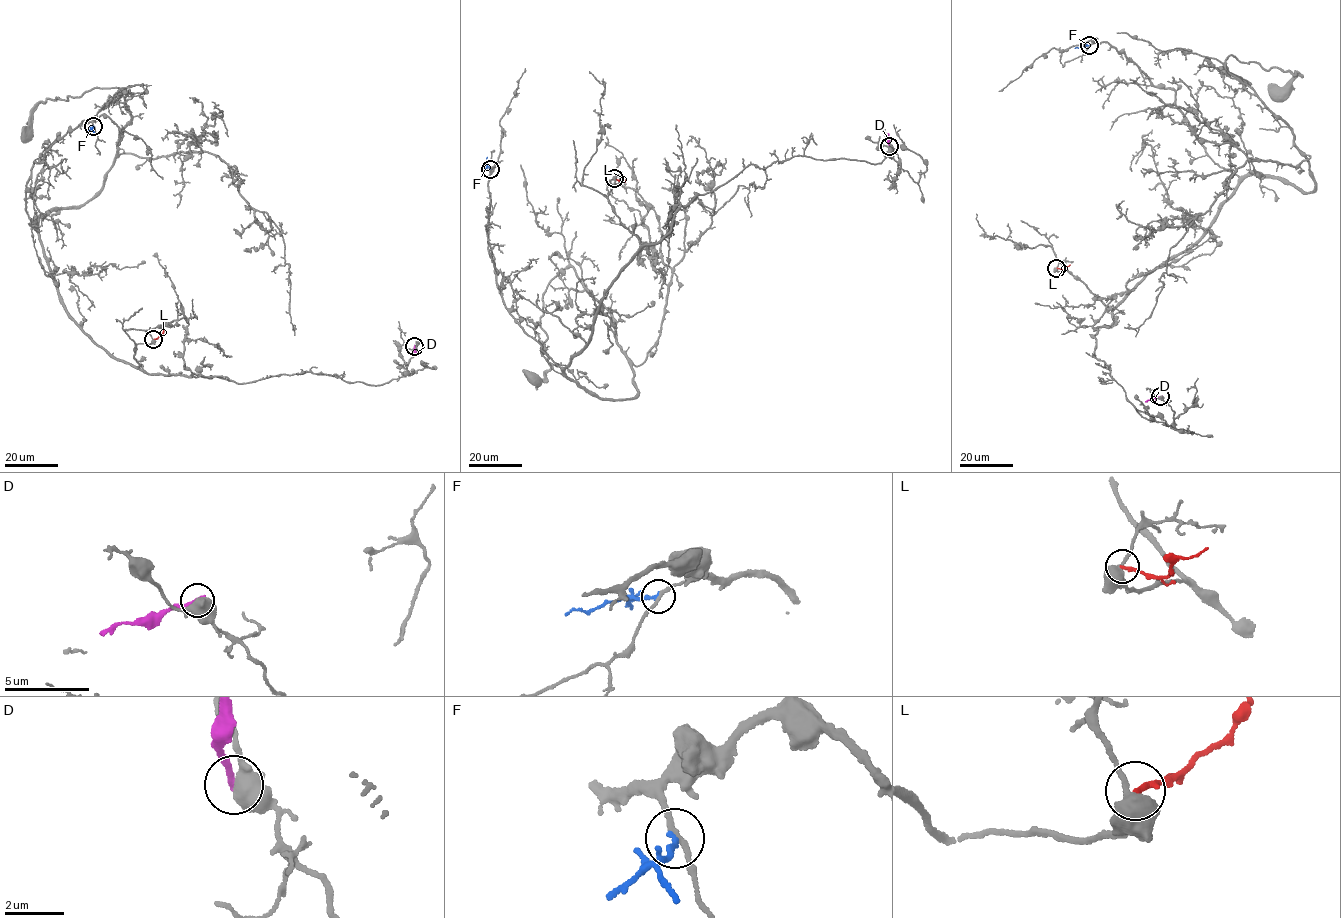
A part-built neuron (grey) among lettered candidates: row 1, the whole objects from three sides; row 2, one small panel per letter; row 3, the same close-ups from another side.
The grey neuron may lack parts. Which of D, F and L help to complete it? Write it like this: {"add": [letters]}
{"add": []}

